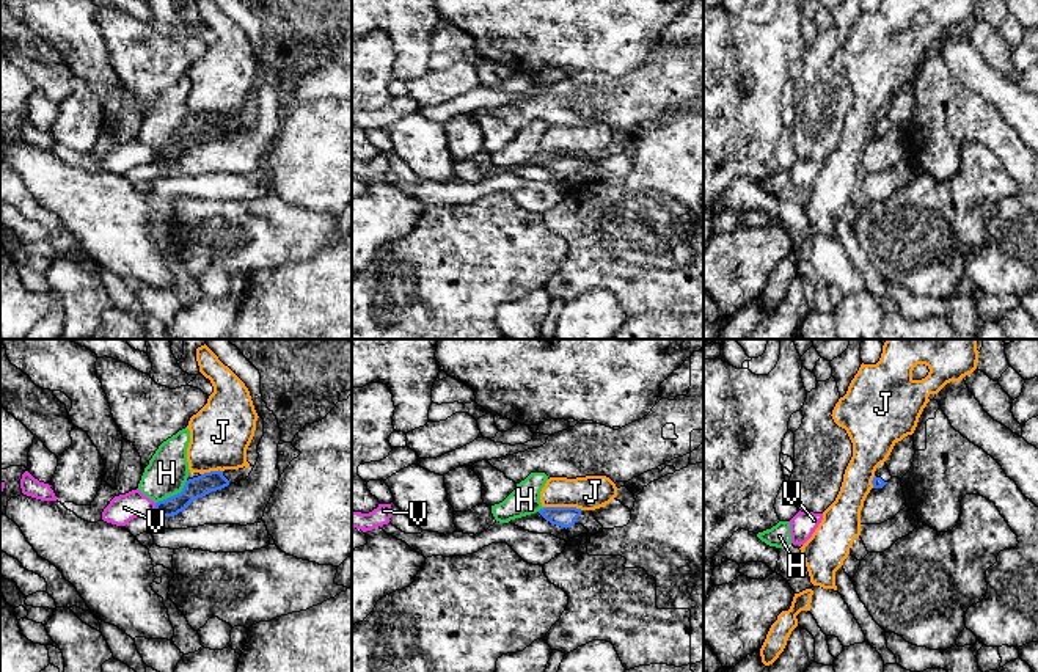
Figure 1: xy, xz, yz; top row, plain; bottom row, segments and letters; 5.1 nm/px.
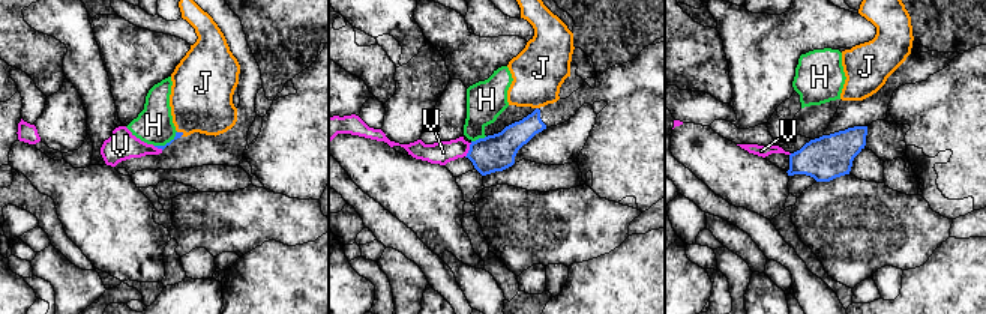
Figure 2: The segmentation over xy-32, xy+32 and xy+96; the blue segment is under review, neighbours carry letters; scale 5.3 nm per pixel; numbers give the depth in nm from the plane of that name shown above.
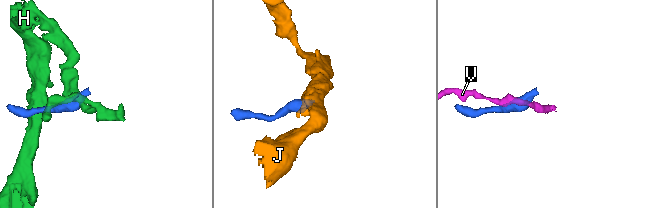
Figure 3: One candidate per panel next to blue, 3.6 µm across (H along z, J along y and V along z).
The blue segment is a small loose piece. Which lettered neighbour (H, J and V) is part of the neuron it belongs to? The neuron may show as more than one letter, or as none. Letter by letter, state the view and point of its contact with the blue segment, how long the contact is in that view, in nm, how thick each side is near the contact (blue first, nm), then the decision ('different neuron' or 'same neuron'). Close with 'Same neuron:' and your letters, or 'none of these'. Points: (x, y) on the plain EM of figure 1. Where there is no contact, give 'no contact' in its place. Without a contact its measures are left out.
H: contact xy (175, 143); length 200 nm; calibres 110 and 220 nm; different neuron
J: contact xz (562, 156); length 200 nm; calibres 110 and 180 nm; different neuron
V: contact xy (156, 156); length 60 nm; calibres 110 and 140 nm; different neuron
Same neuron: none of these

